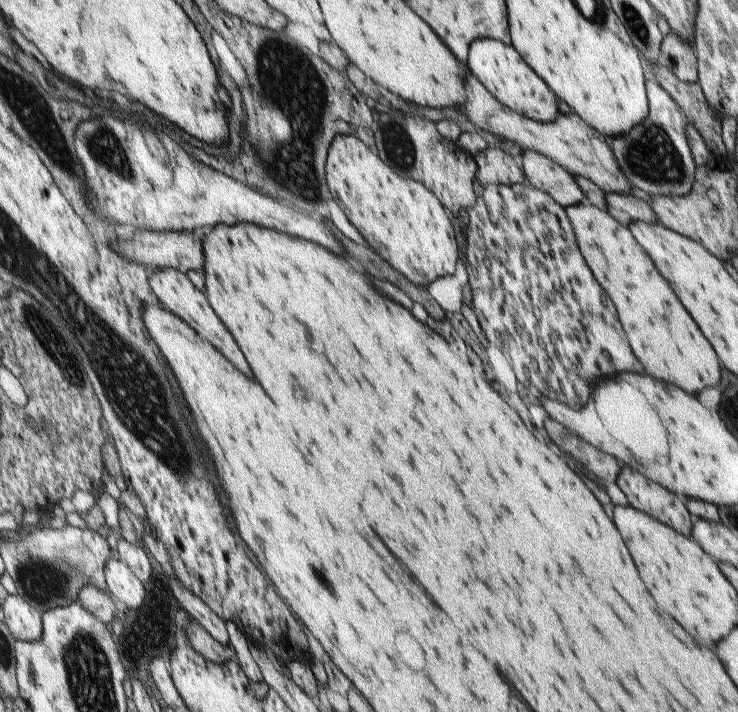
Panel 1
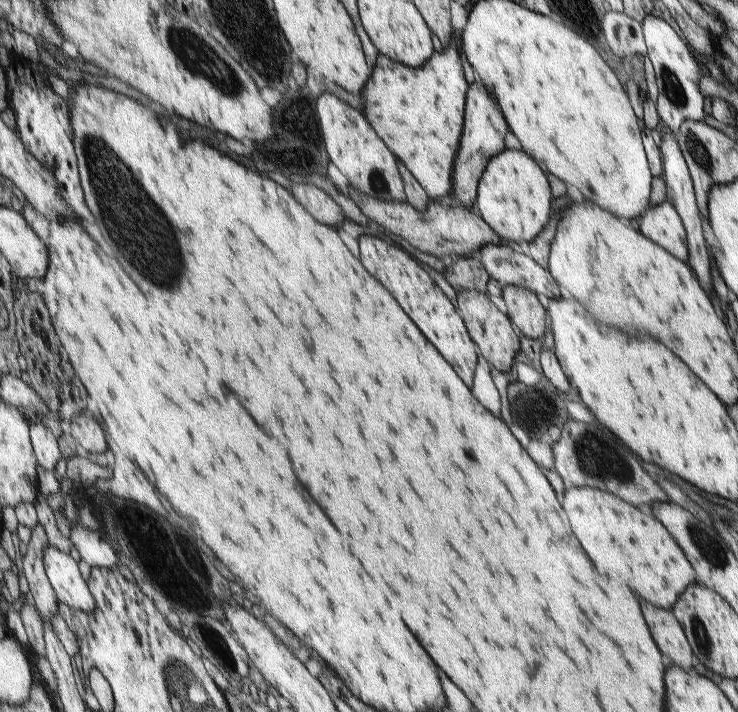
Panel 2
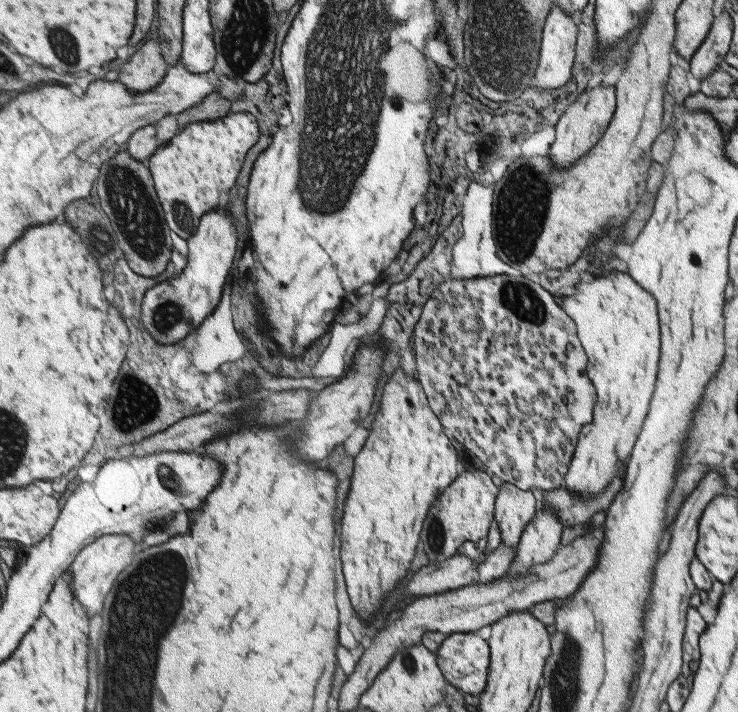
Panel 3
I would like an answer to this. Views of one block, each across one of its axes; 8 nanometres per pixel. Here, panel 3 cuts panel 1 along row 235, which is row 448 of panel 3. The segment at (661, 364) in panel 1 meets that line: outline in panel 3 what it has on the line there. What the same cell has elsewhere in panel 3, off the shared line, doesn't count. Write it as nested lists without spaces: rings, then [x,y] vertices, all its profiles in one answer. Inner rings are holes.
[[[612,271],[604,276],[594,276],[590,282],[580,279],[572,296],[558,296],[562,309],[575,323],[578,338],[588,356],[588,378],[594,388],[598,388],[598,404],[594,407],[594,420],[580,429],[573,454],[570,456],[570,467],[566,471],[564,488],[574,495],[596,495],[610,486],[610,481],[618,475],[618,469],[628,460],[630,450],[636,443],[640,429],[646,419],[650,398],[654,393],[654,382],[658,372],[661,352],[659,315],[652,293],[642,288],[637,281],[620,271]]]

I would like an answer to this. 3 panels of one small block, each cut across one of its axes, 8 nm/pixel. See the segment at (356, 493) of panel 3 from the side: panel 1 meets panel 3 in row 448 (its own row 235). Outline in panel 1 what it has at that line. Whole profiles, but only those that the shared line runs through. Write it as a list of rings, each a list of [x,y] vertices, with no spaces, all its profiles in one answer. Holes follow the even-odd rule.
[[[354,134],[336,136],[336,140],[328,152],[325,175],[332,198],[342,208],[342,212],[352,226],[364,237],[369,246],[374,248],[394,270],[398,270],[410,282],[426,288],[436,279],[456,272],[456,262],[460,256],[458,256],[454,228],[452,228],[450,220],[446,218],[446,210],[444,210],[440,198],[430,192],[425,185],[398,176],[364,142],[354,138]]]

